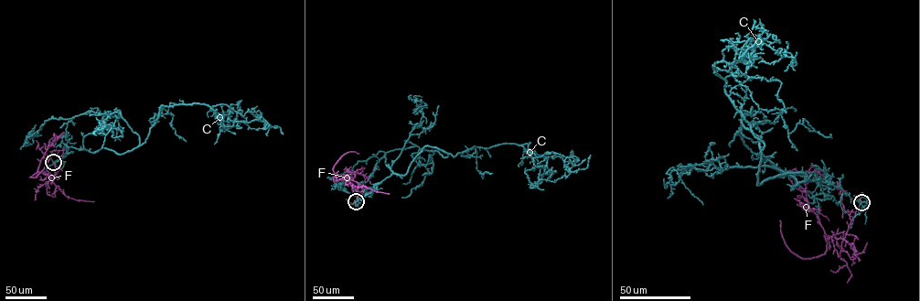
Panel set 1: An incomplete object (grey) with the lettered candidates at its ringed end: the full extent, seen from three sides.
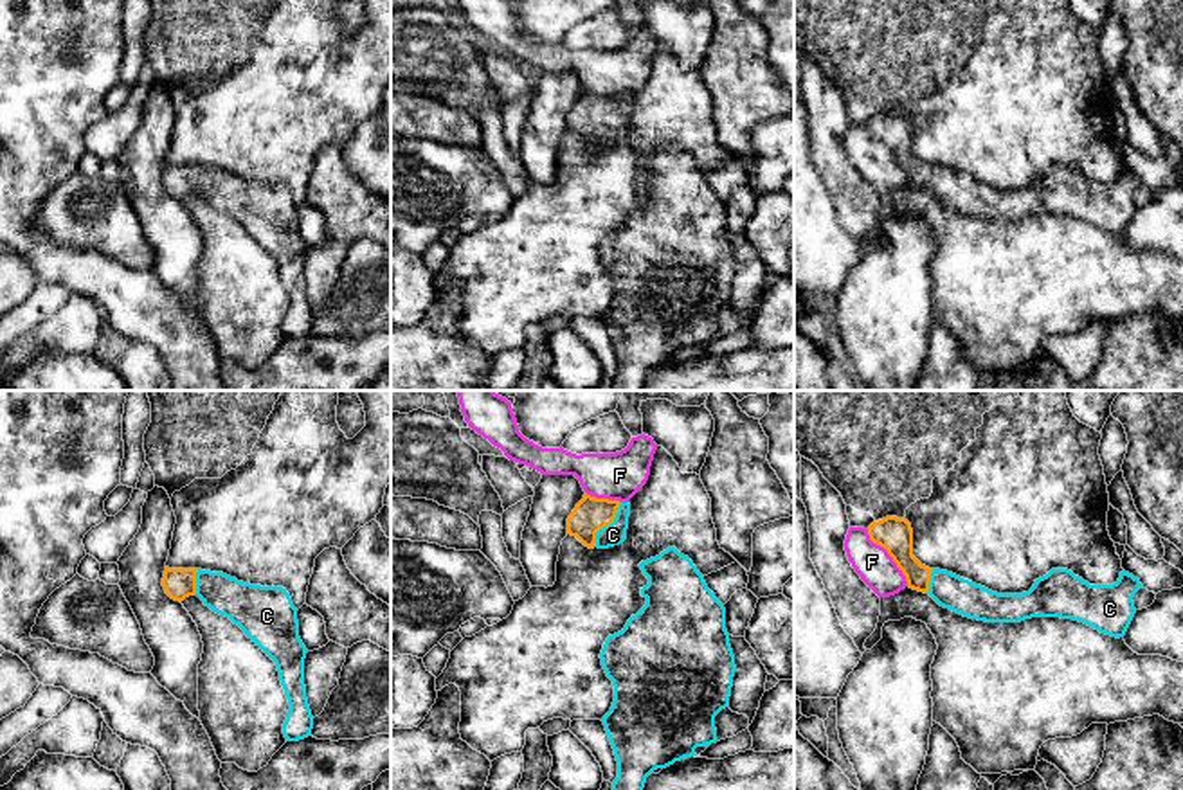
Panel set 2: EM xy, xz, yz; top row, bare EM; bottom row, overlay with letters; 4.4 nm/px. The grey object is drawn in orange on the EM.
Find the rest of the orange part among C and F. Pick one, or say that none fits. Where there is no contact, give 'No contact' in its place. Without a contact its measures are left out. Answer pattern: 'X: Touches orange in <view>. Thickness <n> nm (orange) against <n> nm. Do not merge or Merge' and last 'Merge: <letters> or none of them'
C: Touches orange in xz. Thickness 150 nm (orange) against 100 nm. Merge
F: Touches orange in yz. Thickness 160 nm (orange) against 160 nm. Do not merge
Merge: C

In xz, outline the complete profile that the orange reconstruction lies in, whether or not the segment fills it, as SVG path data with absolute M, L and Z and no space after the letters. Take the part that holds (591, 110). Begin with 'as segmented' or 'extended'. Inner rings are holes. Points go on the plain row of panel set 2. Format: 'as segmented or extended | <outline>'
extended | M583 92L567 115L567 131L589 146L609 146L627 137L630 101Z

